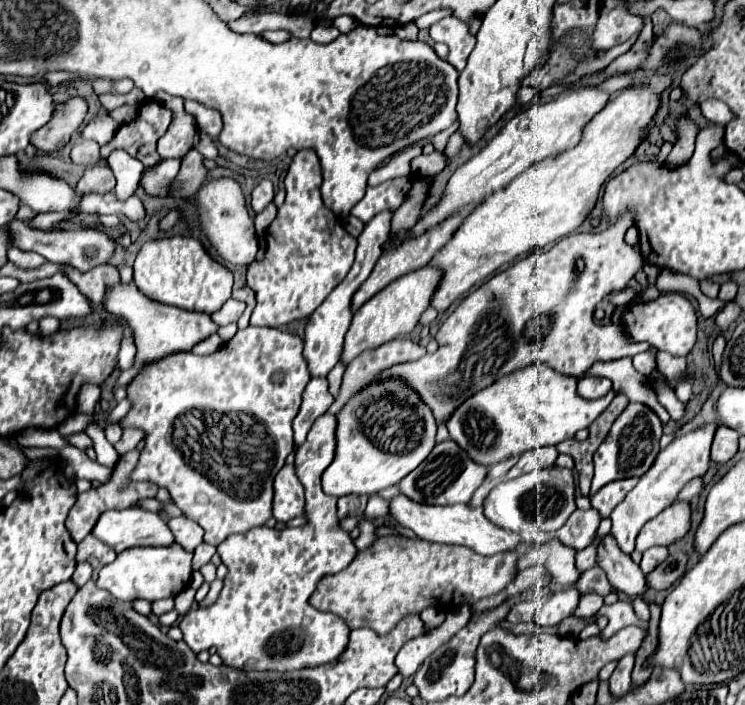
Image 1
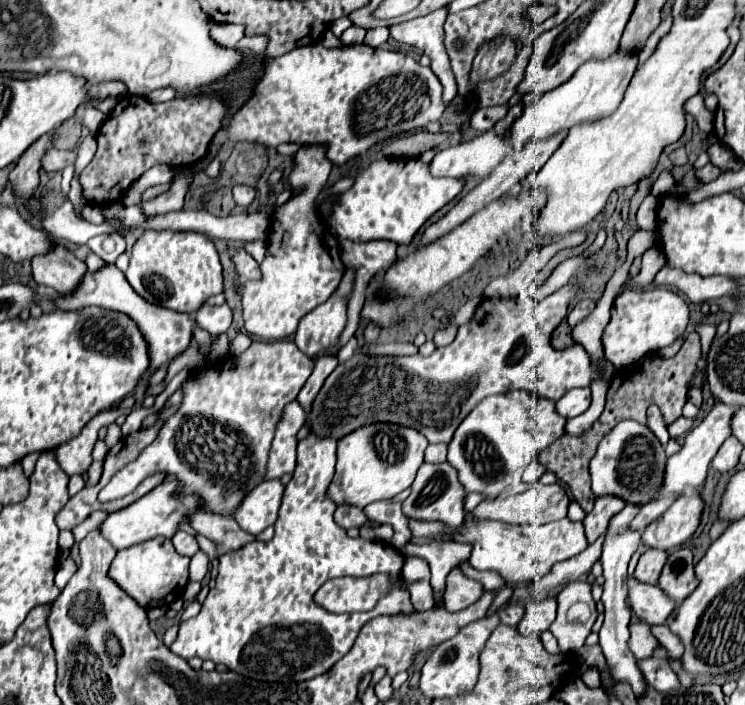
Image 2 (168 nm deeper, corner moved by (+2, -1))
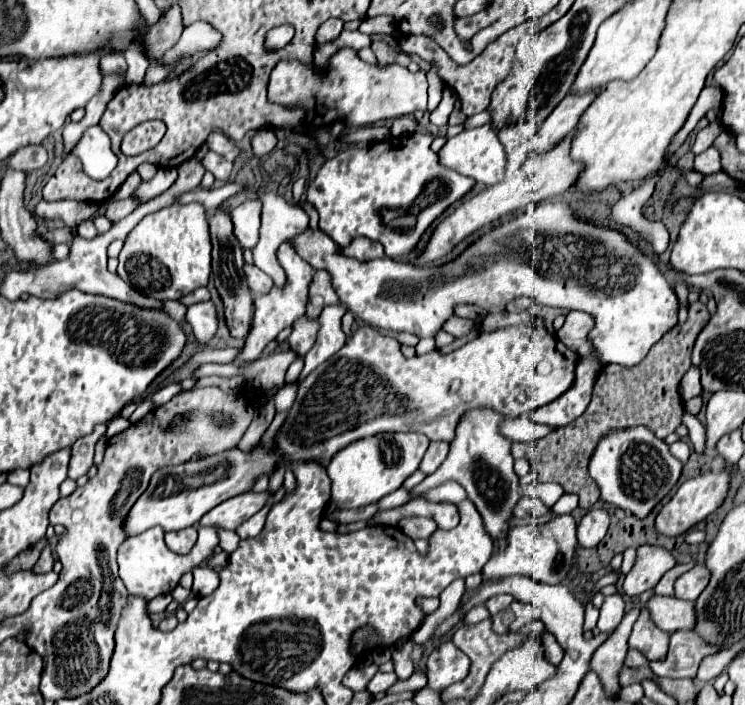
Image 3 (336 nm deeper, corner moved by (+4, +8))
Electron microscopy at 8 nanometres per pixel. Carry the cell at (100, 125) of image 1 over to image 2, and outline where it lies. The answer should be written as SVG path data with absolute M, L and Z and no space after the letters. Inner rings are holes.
M87 107L87 109L85 109L85 115L83 115L83 125L87 125L91 133L97 133L97 127L99 127L103 121L105 121L105 115L101 115L101 111L91 109L91 107Z

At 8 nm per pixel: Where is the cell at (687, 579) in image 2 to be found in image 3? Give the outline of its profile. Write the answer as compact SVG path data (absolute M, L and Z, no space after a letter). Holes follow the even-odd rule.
M697 564L675 580L675 596L681 600L695 602L697 596L707 586L707 582L709 582L709 570L705 566Z

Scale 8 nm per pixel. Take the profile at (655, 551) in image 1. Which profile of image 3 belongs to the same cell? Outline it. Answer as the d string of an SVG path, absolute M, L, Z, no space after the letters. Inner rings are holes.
M643 544L637 548L637 558L631 568L631 572L625 576L623 582L623 594L627 596L639 596L641 592L647 592L655 588L659 578L675 566L673 554L663 546L651 546Z

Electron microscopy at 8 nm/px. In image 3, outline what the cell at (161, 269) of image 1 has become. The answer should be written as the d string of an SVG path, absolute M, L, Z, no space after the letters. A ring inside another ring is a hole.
M175 202L169 208L161 208L145 216L125 238L123 250L119 254L119 268L117 274L129 284L135 286L145 296L157 300L181 300L183 296L191 294L193 290L207 286L211 276L211 236L207 230L207 216L201 204L179 204Z

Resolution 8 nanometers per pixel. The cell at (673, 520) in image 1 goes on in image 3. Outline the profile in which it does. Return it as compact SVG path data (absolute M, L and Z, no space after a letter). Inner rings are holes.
M707 472L707 474L699 474L695 478L689 478L687 482L683 482L677 488L673 498L659 510L659 514L655 518L655 532L661 536L685 534L691 526L699 524L703 518L707 518L711 512L715 512L723 504L727 488L729 488L729 476L725 472Z

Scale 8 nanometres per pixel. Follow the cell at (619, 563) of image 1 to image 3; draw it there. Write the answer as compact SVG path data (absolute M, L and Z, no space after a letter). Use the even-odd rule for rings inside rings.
M651 596L645 606L651 614L651 620L655 626L659 626L665 632L675 630L691 630L695 624L695 612L693 602L679 600L675 596Z

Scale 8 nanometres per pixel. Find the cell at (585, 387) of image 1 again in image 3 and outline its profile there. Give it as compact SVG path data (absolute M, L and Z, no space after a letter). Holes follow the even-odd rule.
M581 358L577 364L577 374L575 374L575 382L571 390L567 390L567 394L563 394L563 398L559 398L557 402L549 402L547 406L533 410L529 418L539 424L547 420L543 424L551 424L557 428L567 426L569 422L579 418L591 400L591 392L593 392L599 370L601 370L599 362L591 358Z

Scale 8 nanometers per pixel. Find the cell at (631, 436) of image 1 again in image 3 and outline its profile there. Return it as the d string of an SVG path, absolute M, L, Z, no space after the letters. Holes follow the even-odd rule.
M645 426L609 430L599 440L589 462L589 474L601 490L601 500L629 510L639 518L645 518L653 506L675 486L681 468L683 464L669 454L667 444L655 438L655 434L651 434L651 430Z

